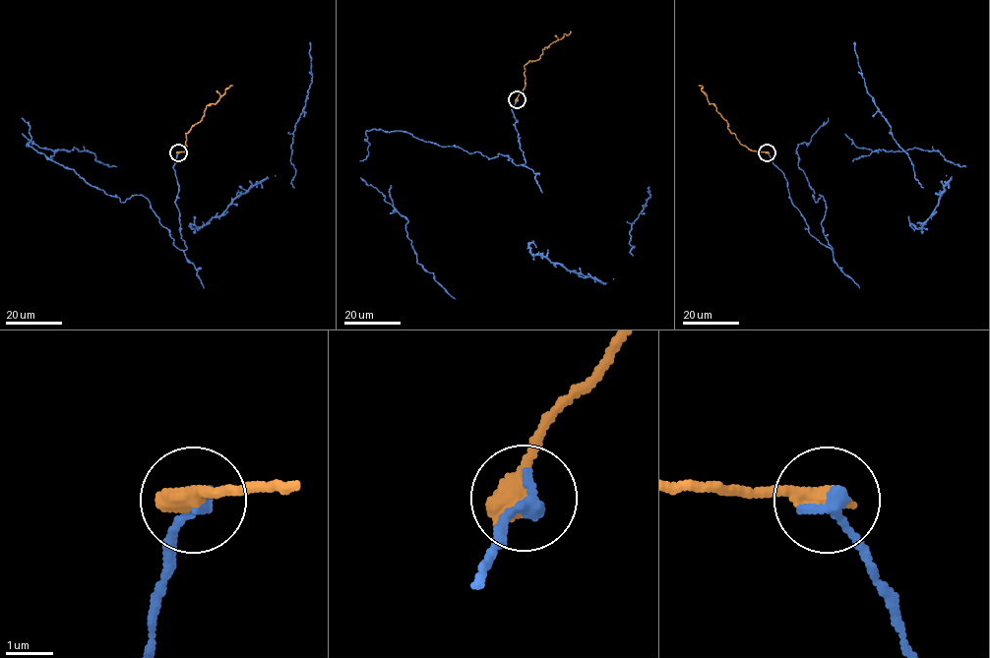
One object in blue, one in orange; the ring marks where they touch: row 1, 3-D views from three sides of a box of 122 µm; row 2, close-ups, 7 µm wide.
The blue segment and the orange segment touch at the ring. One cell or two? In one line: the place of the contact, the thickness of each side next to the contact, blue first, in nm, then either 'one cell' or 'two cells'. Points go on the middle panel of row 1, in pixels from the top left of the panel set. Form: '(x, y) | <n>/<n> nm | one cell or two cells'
(517, 99) | 340/600 nm | one cell

